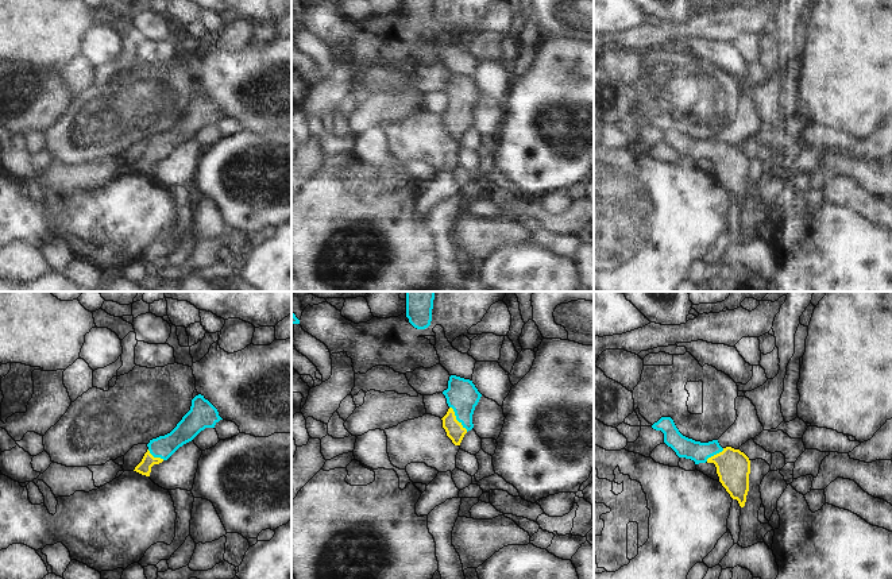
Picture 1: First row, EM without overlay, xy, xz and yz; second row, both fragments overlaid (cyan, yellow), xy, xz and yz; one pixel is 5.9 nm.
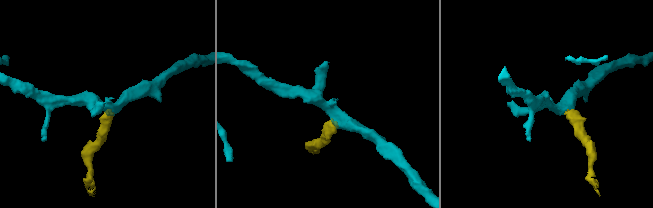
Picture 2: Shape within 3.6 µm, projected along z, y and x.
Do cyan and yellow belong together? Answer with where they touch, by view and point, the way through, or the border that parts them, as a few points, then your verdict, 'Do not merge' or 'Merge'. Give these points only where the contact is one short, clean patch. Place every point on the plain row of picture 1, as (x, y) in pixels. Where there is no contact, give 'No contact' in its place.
Touches cyan at xz (456, 116). Path across: xz (462, 93), (462, 105), (456, 116), (455, 128). Merge.

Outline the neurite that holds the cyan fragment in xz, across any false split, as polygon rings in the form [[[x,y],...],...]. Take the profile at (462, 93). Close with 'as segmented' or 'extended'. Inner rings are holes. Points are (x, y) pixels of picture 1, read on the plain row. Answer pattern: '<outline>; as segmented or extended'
[[[451,73],[448,86],[443,89],[449,104],[441,116],[447,134],[455,143],[460,143],[464,132],[474,126],[472,112],[482,92],[472,78]]]; extended

